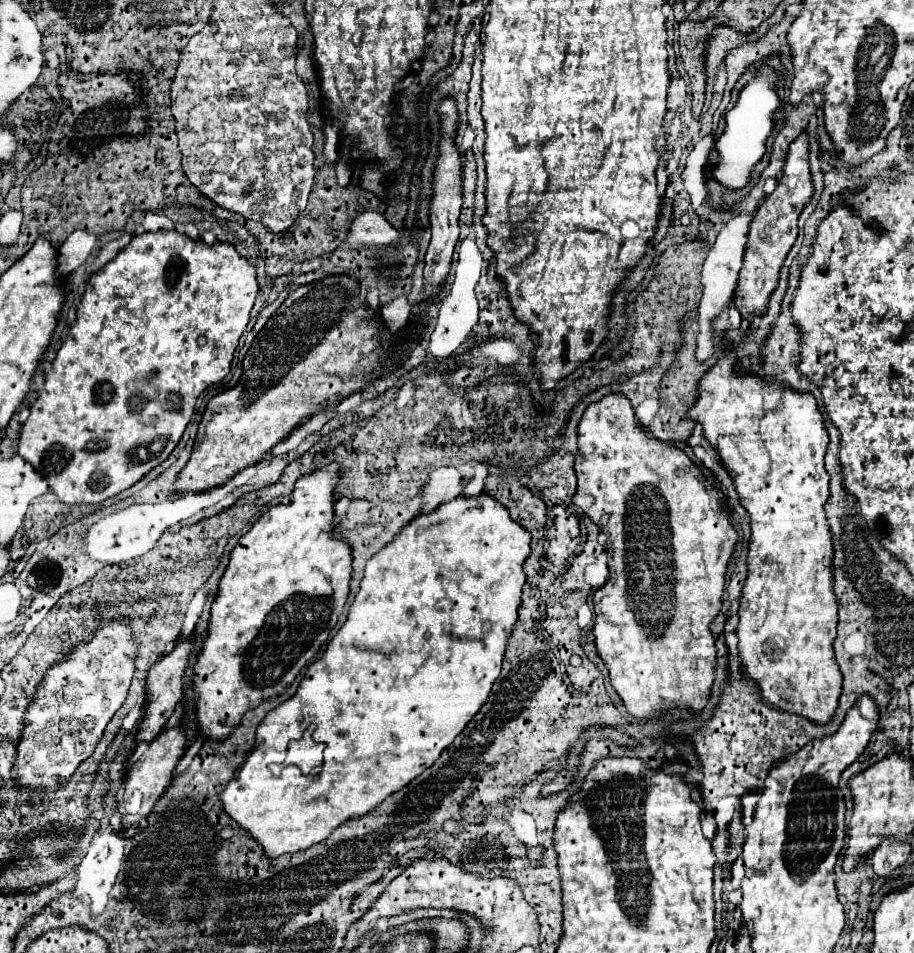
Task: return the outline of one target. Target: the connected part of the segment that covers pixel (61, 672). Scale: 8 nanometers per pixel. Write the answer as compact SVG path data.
M113 618L45 672L23 714L17 758L11 768L17 788L57 790L71 780L77 766L93 754L105 726L123 706L137 654L139 642L133 636L129 618Z

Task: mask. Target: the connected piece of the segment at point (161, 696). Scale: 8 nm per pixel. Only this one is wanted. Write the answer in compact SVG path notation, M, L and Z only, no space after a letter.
M185 638L181 642L175 644L173 652L161 660L157 660L151 670L147 672L147 680L145 680L145 694L147 694L147 700L145 700L145 714L143 714L143 720L139 722L139 730L135 734L135 744L133 744L133 750L143 744L143 742L151 742L159 736L159 732L163 730L165 722L169 720L169 716L173 714L177 702L181 700L183 696L183 670L187 666L187 658L191 654L191 648L193 648L193 638Z

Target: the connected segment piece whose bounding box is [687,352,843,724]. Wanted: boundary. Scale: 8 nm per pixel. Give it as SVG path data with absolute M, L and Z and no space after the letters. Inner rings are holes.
M725 352L725 356L701 378L699 382L699 400L695 402L695 406L689 410L689 418L693 418L695 422L699 422L703 426L703 436L705 440L719 452L721 464L727 468L727 472L733 476L733 484L737 488L741 506L749 512L749 520L751 520L751 542L749 542L749 556L747 556L747 566L749 566L749 576L743 588L743 596L741 596L741 606L739 606L739 624L737 624L737 650L739 650L739 658L745 666L747 678L753 680L763 696L763 702L771 704L773 708L779 708L783 712L791 712L797 716L803 716L815 724L827 724L833 716L835 710L839 706L839 696L841 696L841 670L835 662L833 656L833 640L835 640L835 626L837 626L837 596L833 592L833 544L831 544L831 530L825 518L825 502L829 498L829 486L827 486L827 470L823 468L823 456L829 444L829 436L827 430L823 428L823 416L817 408L817 402L811 394L801 394L791 390L787 384L769 384L763 378L753 378L753 374L737 374L735 372L735 352Z

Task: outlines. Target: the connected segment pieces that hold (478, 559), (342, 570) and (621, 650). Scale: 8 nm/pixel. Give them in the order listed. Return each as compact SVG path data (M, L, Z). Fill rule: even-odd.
M479 494L473 498L455 498L431 514L417 516L389 546L385 546L377 556L373 556L367 562L365 576L361 580L361 588L349 608L347 622L341 626L341 630L333 636L333 640L327 644L325 654L321 654L305 672L305 678L301 680L297 692L293 698L271 710L263 722L257 726L257 738L253 752L245 760L243 768L237 772L237 776L227 784L227 788L221 792L221 804L225 812L253 838L263 846L263 852L267 858L277 858L281 854L291 854L299 850L307 850L313 844L319 844L325 840L337 826L341 826L345 820L353 816L363 816L371 812L377 804L381 804L389 794L401 790L407 782L411 782L415 776L419 776L423 770L427 770L439 754L463 732L467 722L477 714L477 710L485 704L493 682L501 674L501 662L503 662L503 652L507 638L511 634L513 624L517 622L517 608L521 604L521 588L525 584L525 574L523 574L523 562L529 556L529 542L531 536L519 528L517 522L511 520L507 508L503 508L497 500L493 500L489 494ZM477 602L475 610L469 606ZM309 724L315 724L315 742L325 742L325 760L321 766L313 768L307 776L303 776L299 770L297 772L283 772L279 778L271 776L269 764L281 764L285 762L287 754L287 744L291 740L299 740L303 732L309 728Z
M333 464L317 470L317 474L297 480L291 502L263 514L231 550L229 564L211 604L211 618L203 636L203 646L193 664L197 726L207 740L227 740L247 710L257 708L267 698L283 694L299 670L319 654L329 632L335 628L351 580L351 550L345 542L333 538L331 528L335 484L337 466Z
M609 394L603 400L591 404L581 422L579 422L579 454L575 458L575 474L577 474L577 492L573 496L573 504L579 506L585 516L589 516L599 530L609 538L607 540L607 554L609 554L609 580L605 582L603 588L599 588L593 594L593 612L595 612L595 622L593 622L593 636L595 636L595 646L597 654L605 662L609 670L609 680L619 698L623 700L625 708L629 714L633 714L637 720L653 720L655 712L669 710L669 708L679 708L687 710L691 714L701 714L703 708L709 702L711 696L711 686L715 680L715 638L709 630L709 624L717 618L721 604L723 604L723 588L725 588L725 574L729 560L733 556L735 544L737 544L737 532L731 526L729 520L723 518L721 512L721 498L719 494L711 488L711 484L703 478L701 470L685 456L683 450L675 446L665 446L663 442L657 442L649 432L637 426L635 412L631 408L631 402L621 396L621 394Z

